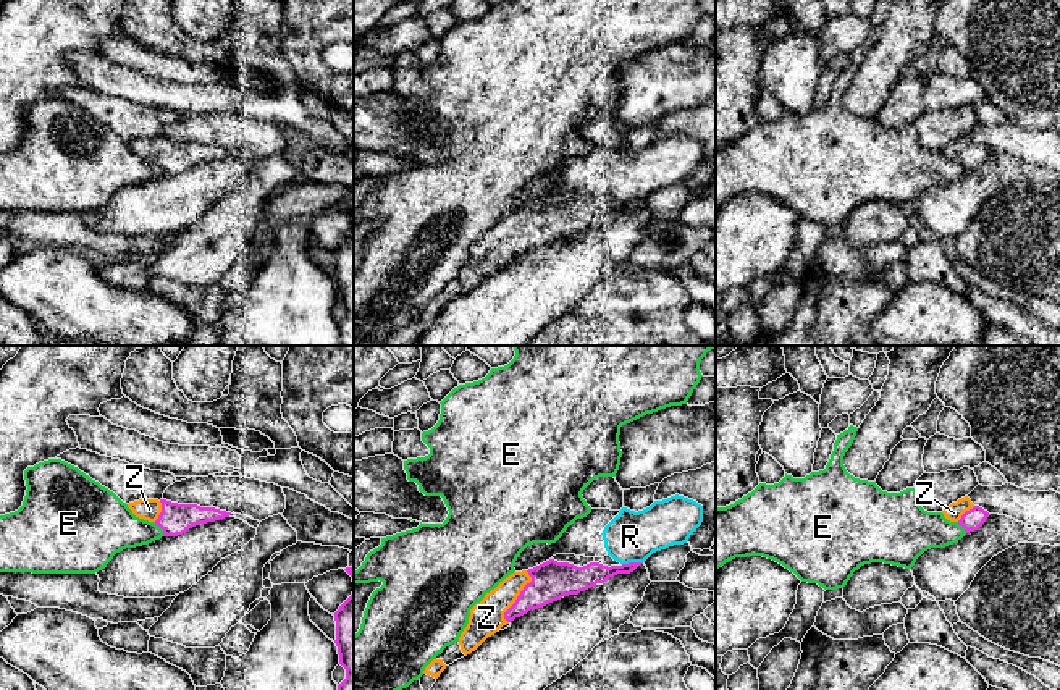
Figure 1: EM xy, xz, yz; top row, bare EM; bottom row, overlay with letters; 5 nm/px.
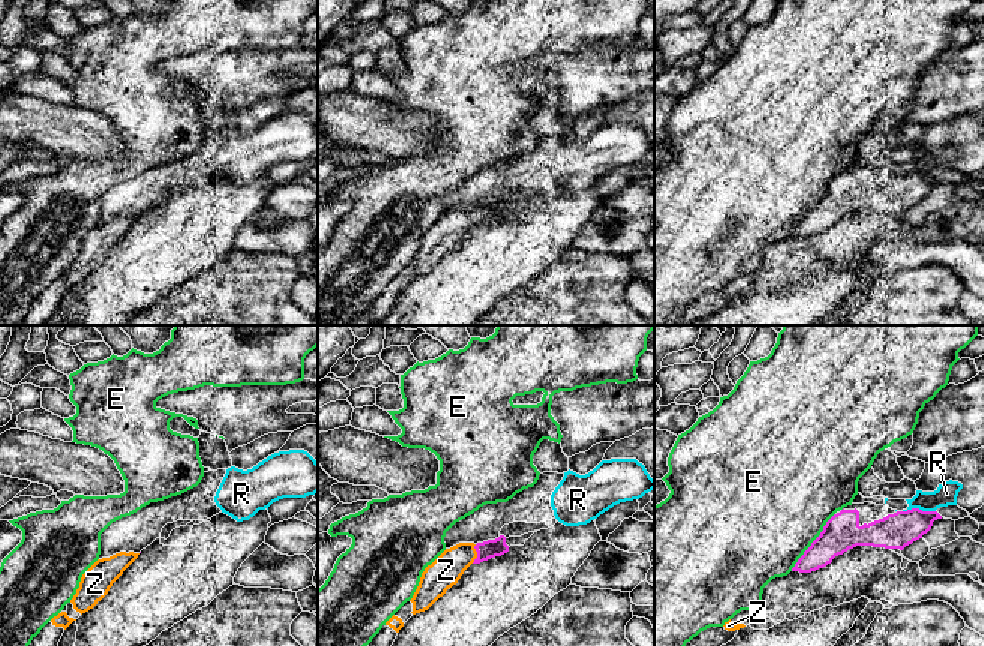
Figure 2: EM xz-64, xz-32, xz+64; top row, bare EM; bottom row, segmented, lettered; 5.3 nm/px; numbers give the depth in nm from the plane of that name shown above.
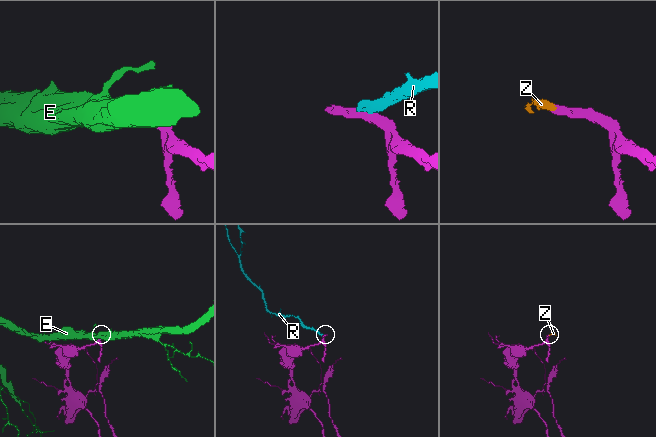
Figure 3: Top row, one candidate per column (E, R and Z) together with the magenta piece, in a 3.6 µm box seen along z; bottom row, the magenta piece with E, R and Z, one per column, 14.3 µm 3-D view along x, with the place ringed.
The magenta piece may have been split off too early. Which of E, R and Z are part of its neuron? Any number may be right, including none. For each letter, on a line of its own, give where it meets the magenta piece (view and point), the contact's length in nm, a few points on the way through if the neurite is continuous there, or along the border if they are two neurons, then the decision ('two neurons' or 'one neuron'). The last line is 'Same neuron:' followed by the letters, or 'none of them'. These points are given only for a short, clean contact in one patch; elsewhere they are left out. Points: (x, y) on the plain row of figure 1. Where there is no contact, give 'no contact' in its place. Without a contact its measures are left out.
E: xy (160, 165) | 90 nm | along xy (154, 160), (165, 173) | two neurons
R: xz (632, 201) | 110 nm | two neurons
Z: xz (517, 235) | 280 nm | across xz (551, 218), (524, 228), (517, 235), (508, 238), (487, 256) | one neuron
Same neuron: Z

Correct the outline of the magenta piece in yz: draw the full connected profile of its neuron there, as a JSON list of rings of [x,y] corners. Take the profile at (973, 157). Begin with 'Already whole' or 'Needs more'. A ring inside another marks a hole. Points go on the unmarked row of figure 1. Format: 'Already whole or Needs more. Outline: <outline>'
Needs more. Outline: [[[968,134],[952,141],[942,152],[947,158],[961,163],[966,171],[978,168],[991,154],[982,145],[974,144]]]

